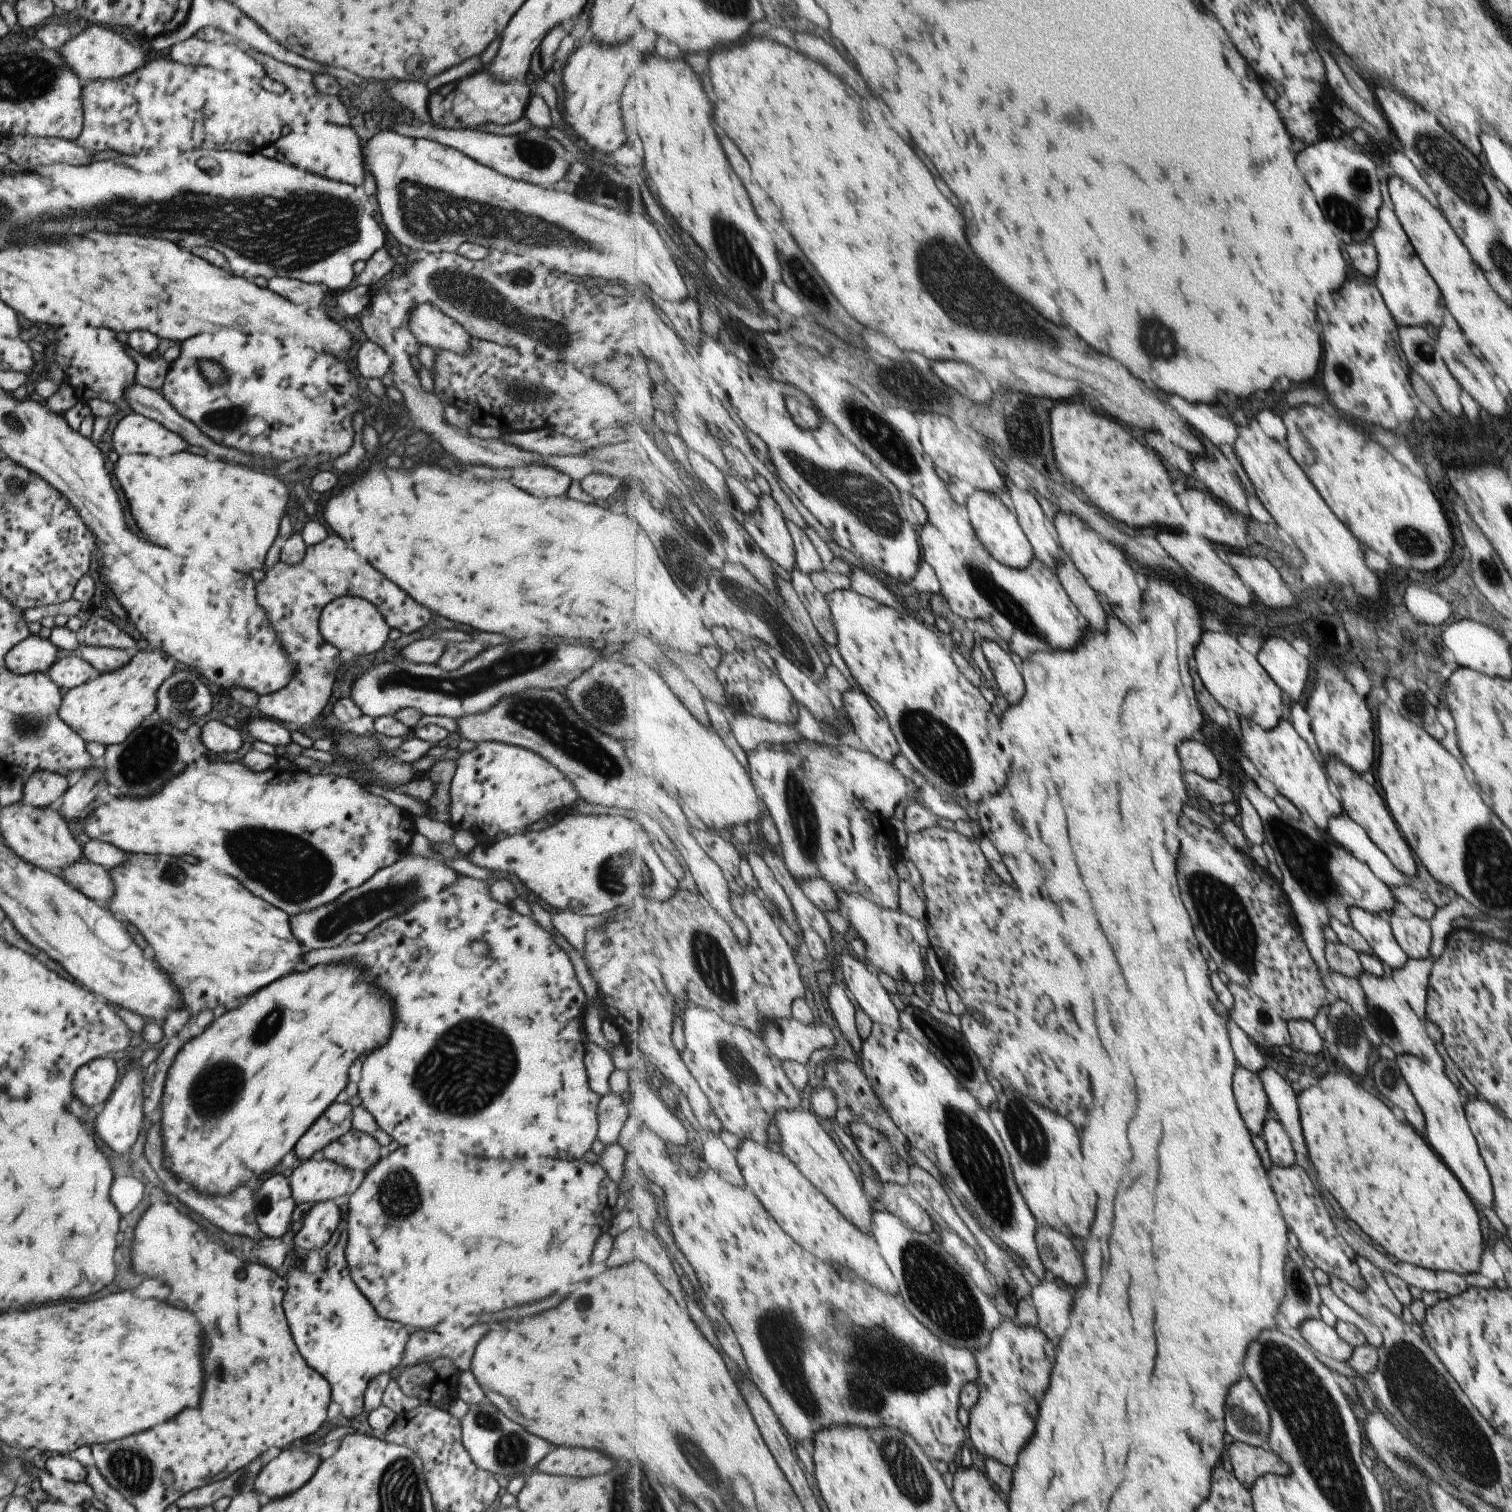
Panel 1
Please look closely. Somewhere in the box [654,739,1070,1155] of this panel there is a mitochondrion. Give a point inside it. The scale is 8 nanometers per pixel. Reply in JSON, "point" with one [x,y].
{"point":[801,812]}

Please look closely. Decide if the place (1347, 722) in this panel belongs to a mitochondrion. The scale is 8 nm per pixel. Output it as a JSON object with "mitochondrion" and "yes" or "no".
{"mitochondrion":"no"}

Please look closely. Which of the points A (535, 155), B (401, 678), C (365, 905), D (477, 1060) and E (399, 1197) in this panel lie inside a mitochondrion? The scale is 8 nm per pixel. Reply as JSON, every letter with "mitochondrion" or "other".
{"A":"mitochondrion","B":"mitochondrion","C":"mitochondrion","D":"mitochondrion","E":"mitochondrion"}

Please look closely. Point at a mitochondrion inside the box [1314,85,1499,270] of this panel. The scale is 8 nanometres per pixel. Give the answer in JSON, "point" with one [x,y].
{"point":[1437,152]}

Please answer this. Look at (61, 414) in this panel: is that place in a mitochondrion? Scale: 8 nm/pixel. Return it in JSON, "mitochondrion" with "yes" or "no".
{"mitochondrion":"no"}

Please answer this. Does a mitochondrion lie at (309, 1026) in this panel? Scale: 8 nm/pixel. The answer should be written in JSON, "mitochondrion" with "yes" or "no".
{"mitochondrion":"no"}

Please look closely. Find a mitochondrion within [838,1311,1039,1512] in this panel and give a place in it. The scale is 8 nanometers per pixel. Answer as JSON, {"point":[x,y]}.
{"point":[901,1460]}

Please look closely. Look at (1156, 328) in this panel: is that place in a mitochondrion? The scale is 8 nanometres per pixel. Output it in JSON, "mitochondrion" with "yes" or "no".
{"mitochondrion":"yes"}

